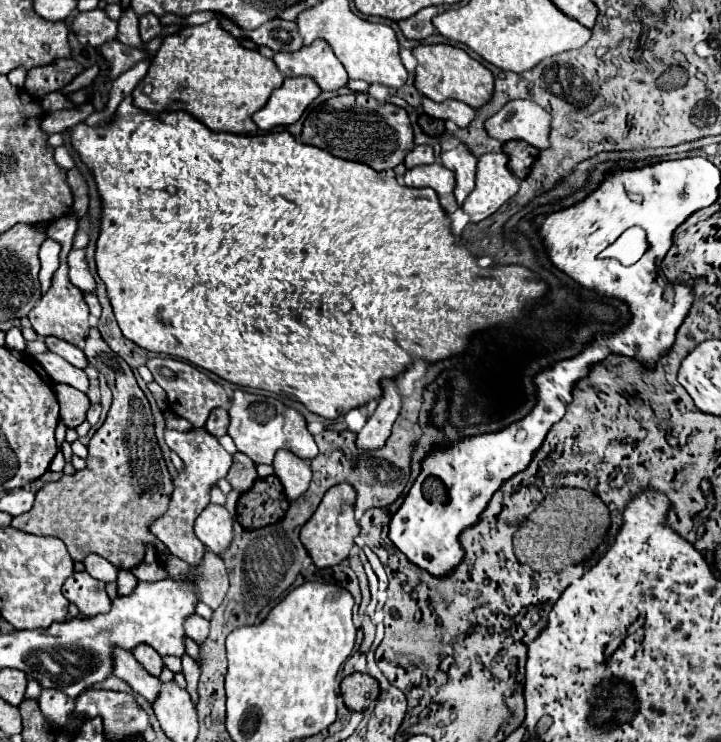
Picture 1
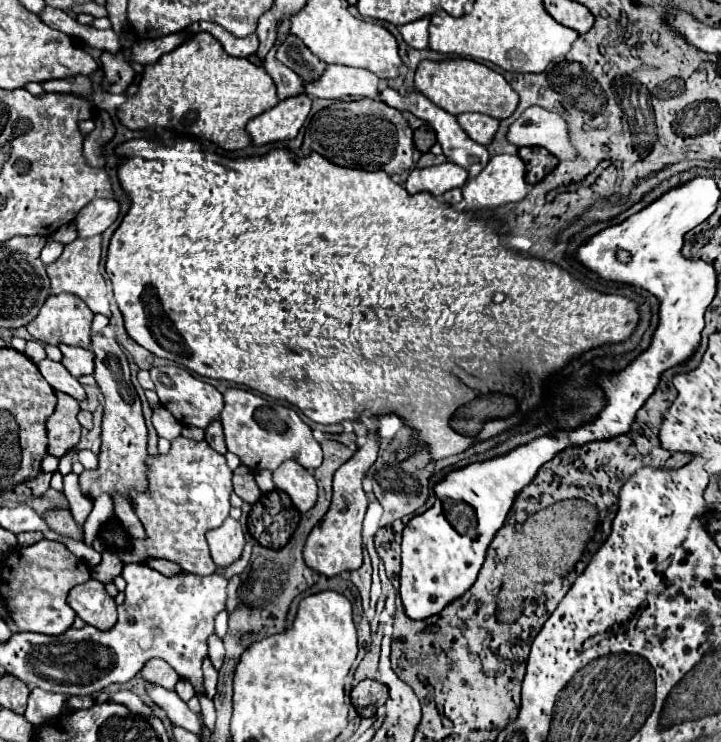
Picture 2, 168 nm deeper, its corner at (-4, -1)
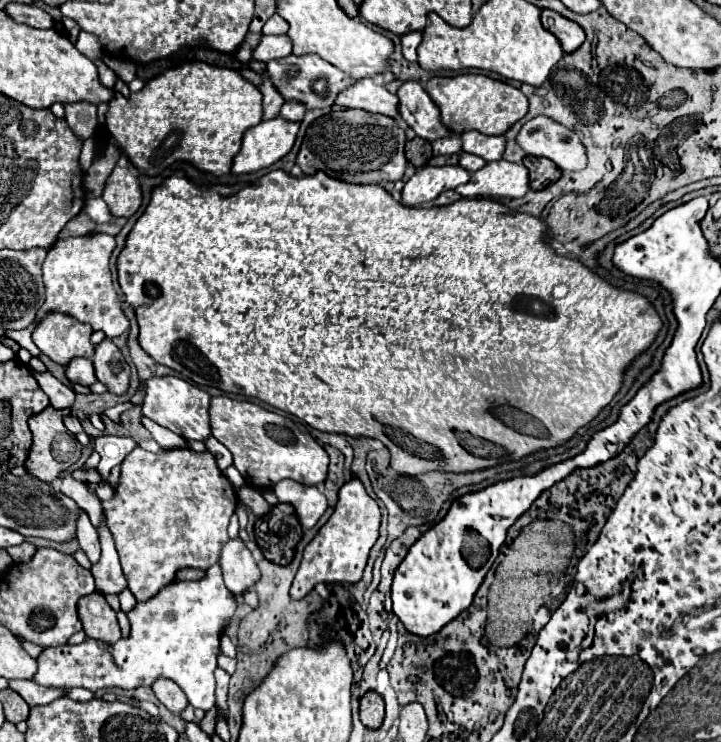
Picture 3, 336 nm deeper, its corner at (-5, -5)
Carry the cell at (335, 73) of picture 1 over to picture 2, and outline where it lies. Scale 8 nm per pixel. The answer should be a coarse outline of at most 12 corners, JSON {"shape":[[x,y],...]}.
{"shape":[[327,65],[305,93],[323,99],[377,97],[379,79]]}

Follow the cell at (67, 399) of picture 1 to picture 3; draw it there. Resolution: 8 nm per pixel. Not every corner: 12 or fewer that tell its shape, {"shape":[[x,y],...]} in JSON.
{"shape":[[68,409],[28,419],[32,447],[24,467],[50,483],[82,455],[62,423]]}

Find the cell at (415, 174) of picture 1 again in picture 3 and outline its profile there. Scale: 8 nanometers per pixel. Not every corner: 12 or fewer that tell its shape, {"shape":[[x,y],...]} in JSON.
{"shape":[[426,165],[404,185],[402,203],[426,205],[470,173],[460,165]]}

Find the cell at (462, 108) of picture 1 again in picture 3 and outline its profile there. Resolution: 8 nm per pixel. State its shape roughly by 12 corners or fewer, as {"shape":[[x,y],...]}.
{"shape":[[478,131],[462,135],[462,151],[498,161],[504,153],[502,135]]}

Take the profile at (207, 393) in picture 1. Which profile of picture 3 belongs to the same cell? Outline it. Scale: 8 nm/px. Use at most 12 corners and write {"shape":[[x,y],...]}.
{"shape":[[172,375],[146,381],[142,415],[188,441],[210,437],[210,395]]}

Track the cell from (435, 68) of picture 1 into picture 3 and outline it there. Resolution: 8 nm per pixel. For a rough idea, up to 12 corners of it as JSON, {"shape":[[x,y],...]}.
{"shape":[[486,75],[432,77],[428,95],[456,135],[504,135],[526,95]]}

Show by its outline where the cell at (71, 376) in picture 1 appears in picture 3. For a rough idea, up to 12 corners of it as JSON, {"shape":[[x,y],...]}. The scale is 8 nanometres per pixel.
{"shape":[[36,373],[52,407],[70,409],[76,393],[54,375]]}

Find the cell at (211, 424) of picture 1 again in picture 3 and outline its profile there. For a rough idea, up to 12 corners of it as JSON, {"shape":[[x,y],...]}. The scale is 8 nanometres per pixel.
{"shape":[[214,437],[206,439],[206,449],[216,459],[220,471],[232,465],[230,451]]}

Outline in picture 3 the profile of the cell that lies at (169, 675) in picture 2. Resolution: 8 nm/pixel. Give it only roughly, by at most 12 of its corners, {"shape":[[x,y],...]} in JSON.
{"shape":[[158,679],[152,691],[174,715],[190,705],[170,679]]}

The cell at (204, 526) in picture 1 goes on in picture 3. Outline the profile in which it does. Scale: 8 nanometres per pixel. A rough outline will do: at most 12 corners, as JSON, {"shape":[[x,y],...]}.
{"shape":[[242,539],[220,555],[224,583],[244,595],[260,569]]}

